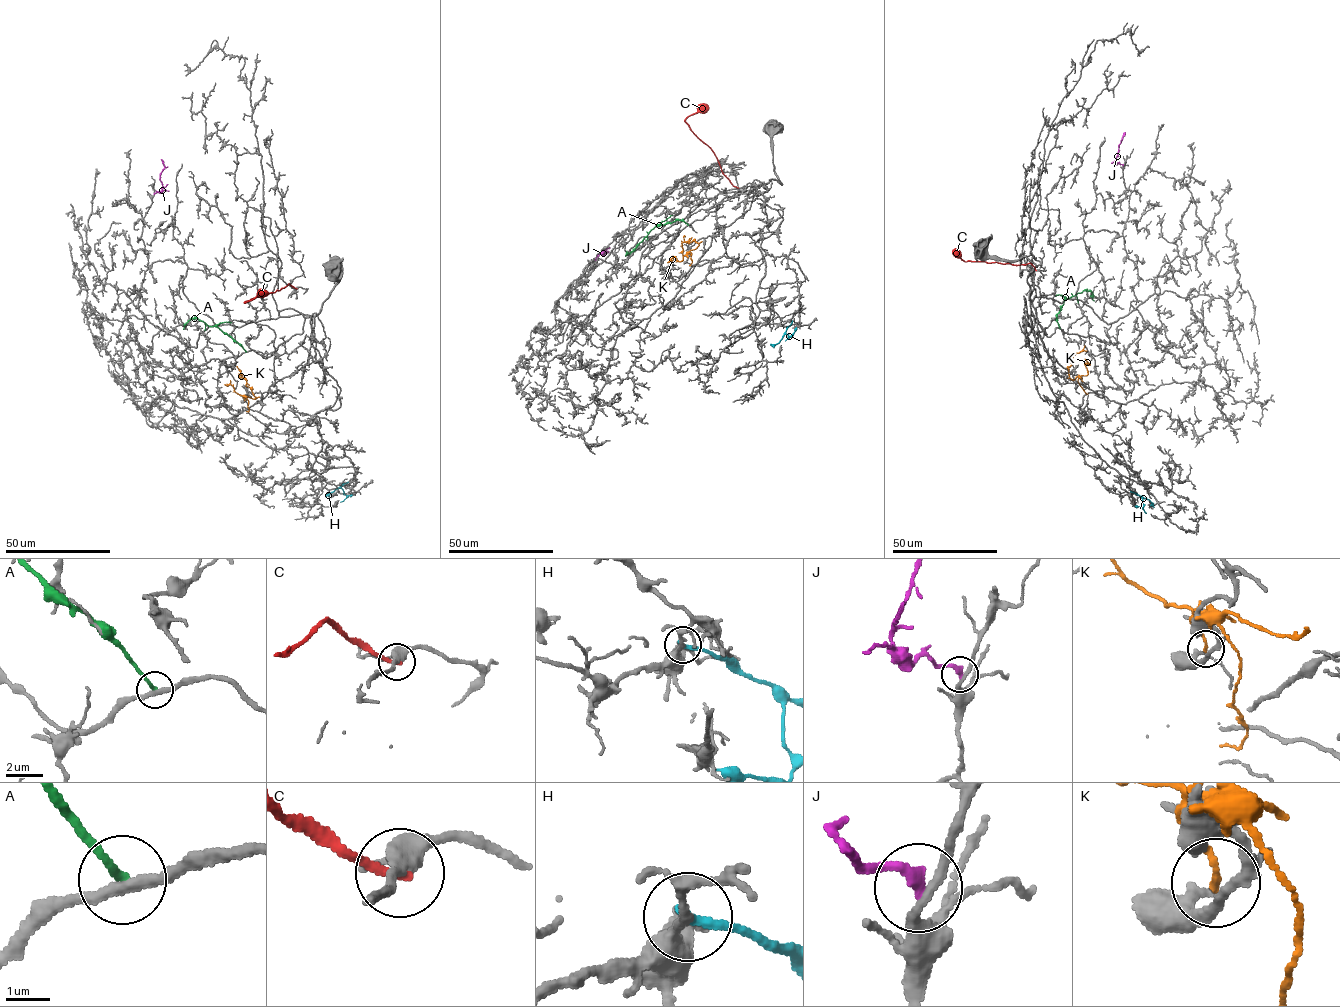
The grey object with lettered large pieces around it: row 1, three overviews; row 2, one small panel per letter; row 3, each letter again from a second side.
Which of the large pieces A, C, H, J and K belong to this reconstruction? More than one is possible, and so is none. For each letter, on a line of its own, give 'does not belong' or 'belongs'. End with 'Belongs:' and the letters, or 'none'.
A: does not belong
C: does not belong
H: does not belong
J: does not belong
K: does not belong
Belongs: none

